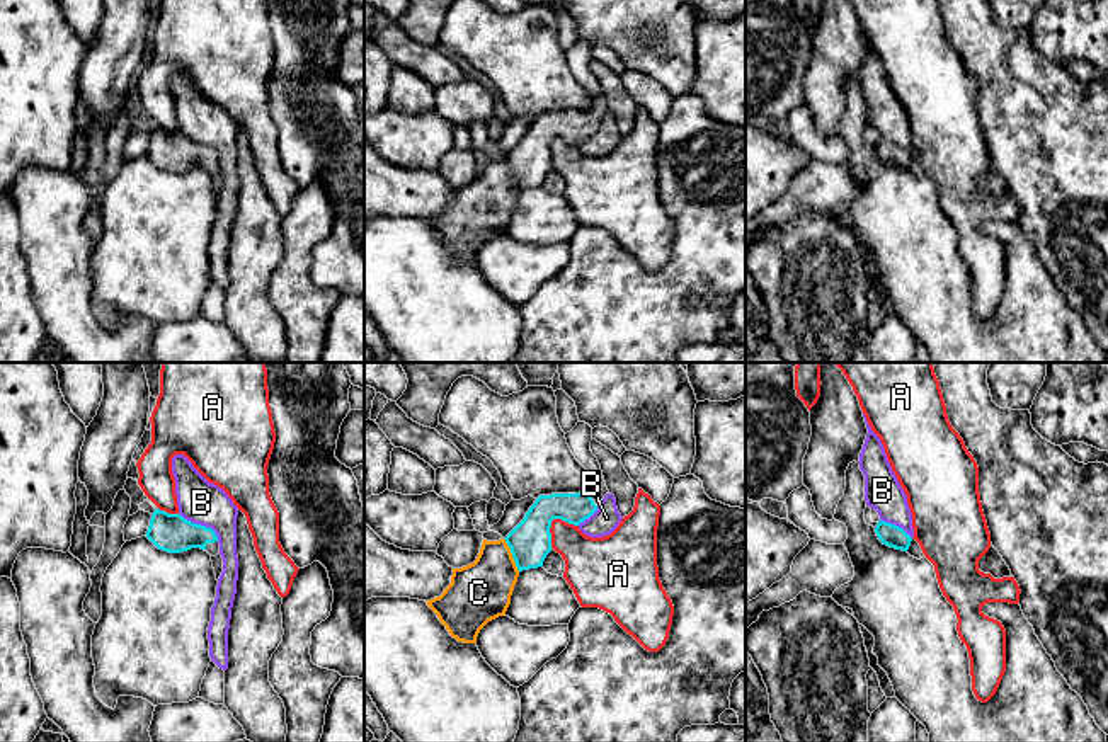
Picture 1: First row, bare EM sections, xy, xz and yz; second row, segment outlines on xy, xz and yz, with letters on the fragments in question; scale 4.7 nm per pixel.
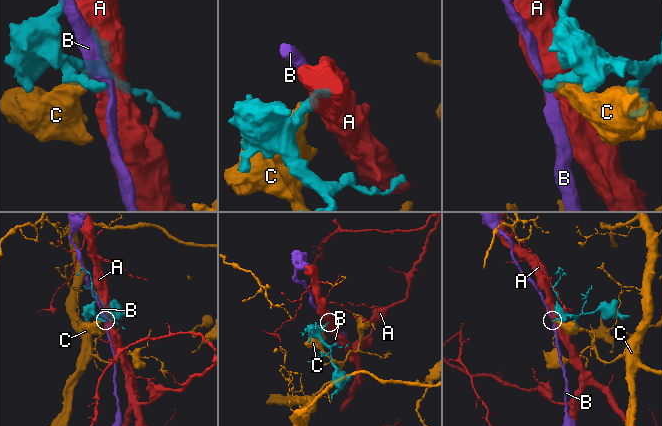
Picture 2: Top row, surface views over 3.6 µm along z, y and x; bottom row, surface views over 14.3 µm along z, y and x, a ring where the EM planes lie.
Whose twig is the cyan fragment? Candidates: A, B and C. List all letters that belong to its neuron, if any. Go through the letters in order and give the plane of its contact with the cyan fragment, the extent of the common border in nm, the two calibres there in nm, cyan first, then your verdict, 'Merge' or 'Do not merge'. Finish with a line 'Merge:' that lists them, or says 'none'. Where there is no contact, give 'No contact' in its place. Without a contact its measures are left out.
A: Touches cyan in xz. Shared border 170 nm. Thickness 200 nm (cyan) against 220 nm. Do not merge
B: Touches cyan in xy. Shared border 240 nm. Thickness 180 nm (cyan) against 200 nm. Do not merge
C: Touches cyan in xz. Shared border 180 nm. Thickness 200 nm (cyan) against 280 nm. Do not merge
Merge: none

